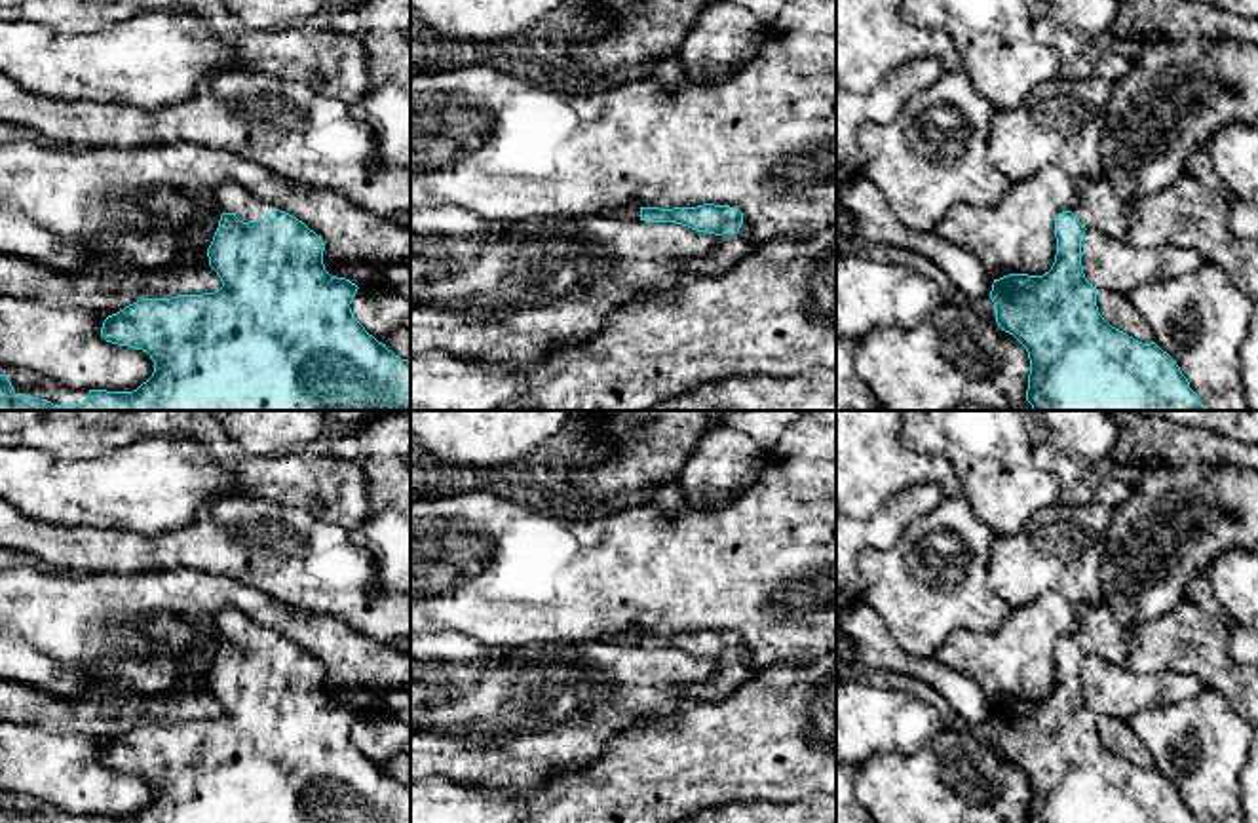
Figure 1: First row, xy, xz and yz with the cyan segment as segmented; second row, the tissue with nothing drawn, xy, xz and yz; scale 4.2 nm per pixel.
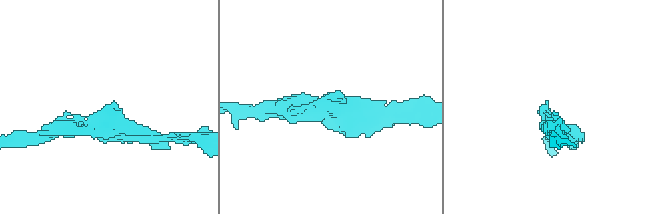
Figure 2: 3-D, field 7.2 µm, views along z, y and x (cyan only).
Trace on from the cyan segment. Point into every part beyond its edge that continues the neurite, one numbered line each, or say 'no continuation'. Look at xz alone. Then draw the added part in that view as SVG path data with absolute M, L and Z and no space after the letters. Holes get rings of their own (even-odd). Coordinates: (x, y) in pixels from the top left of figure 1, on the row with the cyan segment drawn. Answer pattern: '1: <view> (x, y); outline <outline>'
1: xz (732, 248); outline M722 234L718 236L718 247L697 258L684 258L680 266L692 274L726 274L734 270L749 253L753 251L753 243L737 234Z

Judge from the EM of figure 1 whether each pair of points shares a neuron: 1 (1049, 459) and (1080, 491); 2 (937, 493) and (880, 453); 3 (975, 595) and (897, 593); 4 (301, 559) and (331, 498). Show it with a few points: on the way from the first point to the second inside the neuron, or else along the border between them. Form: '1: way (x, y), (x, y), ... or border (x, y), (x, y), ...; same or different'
1: way (1057, 466), (1074, 483); same
2: border (951, 487), (935, 483), (909, 485), (884, 500); different
3: way (956, 595), (916, 593); same
4: border (278, 502), (310, 508), (320, 517), (352, 533); different

